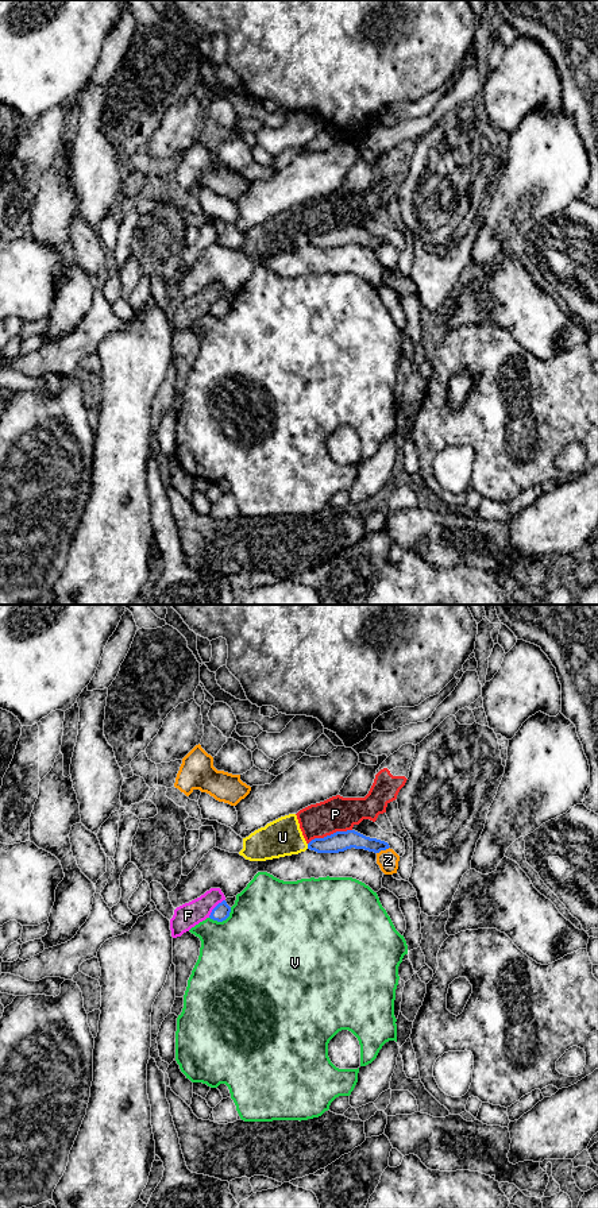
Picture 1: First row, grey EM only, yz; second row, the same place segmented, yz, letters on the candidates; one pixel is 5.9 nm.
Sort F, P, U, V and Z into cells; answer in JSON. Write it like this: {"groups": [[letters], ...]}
{"groups": [["F", "P", "U"], ["V"], ["Z"]]}

